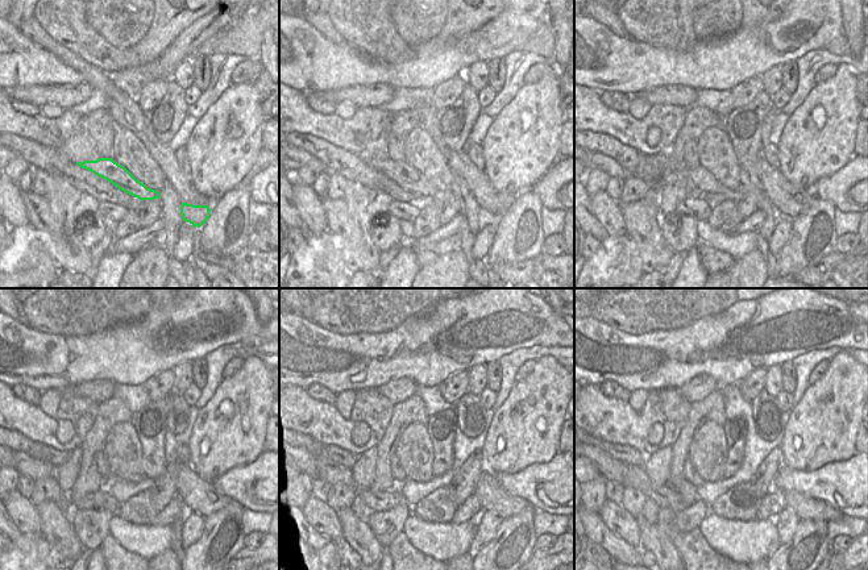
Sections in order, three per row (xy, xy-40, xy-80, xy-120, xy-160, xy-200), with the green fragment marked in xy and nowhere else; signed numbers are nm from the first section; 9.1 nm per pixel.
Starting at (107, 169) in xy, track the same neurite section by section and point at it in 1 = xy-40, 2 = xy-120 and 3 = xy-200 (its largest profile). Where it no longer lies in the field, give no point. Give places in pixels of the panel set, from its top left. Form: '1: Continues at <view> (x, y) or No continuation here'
1: Continues at xy-40 (407, 177)
2: Continues at xy-120 (55, 458)
3: Continues at xy-200 (627, 454).

